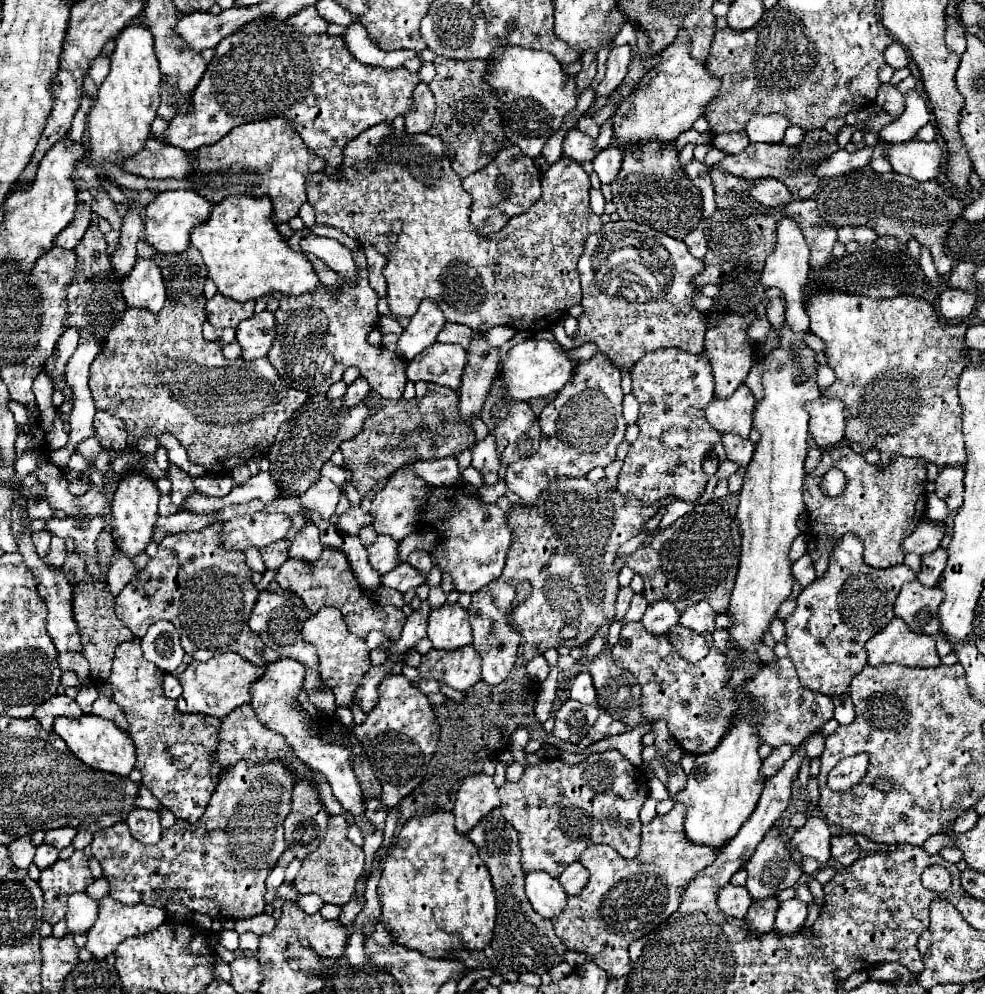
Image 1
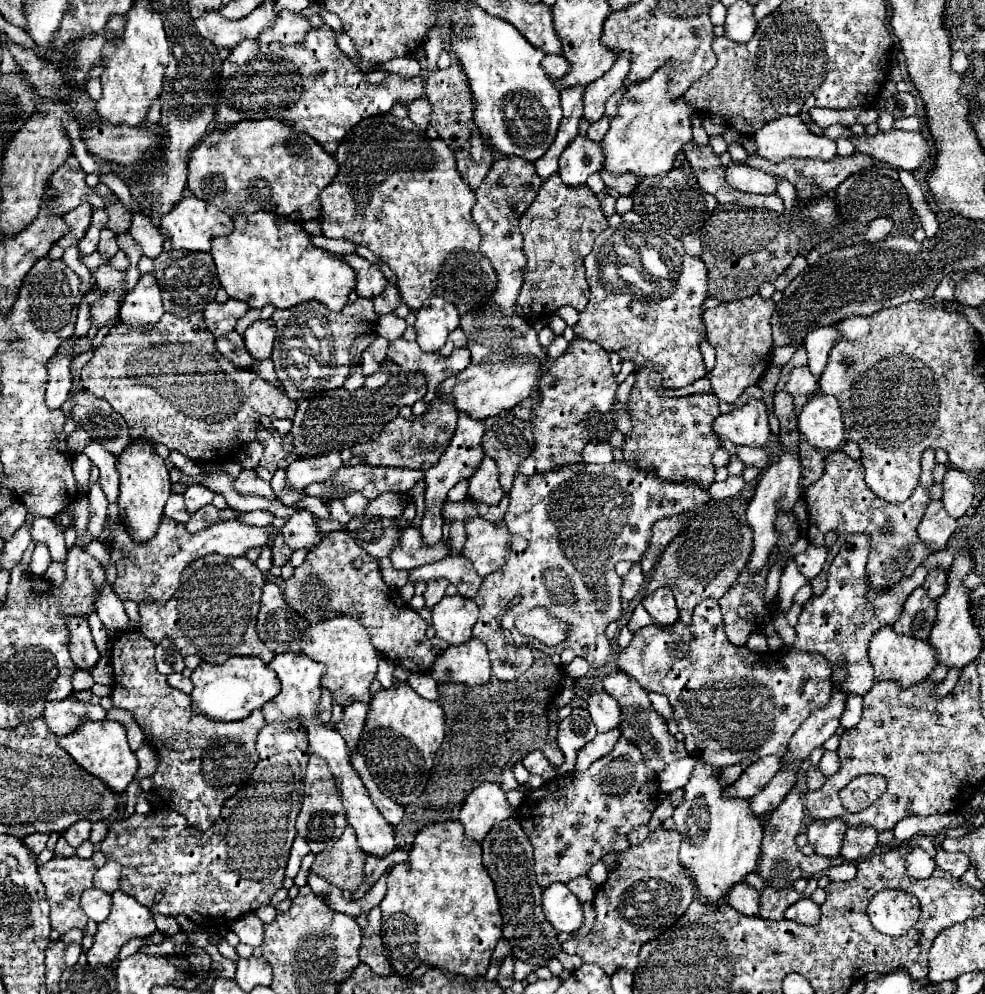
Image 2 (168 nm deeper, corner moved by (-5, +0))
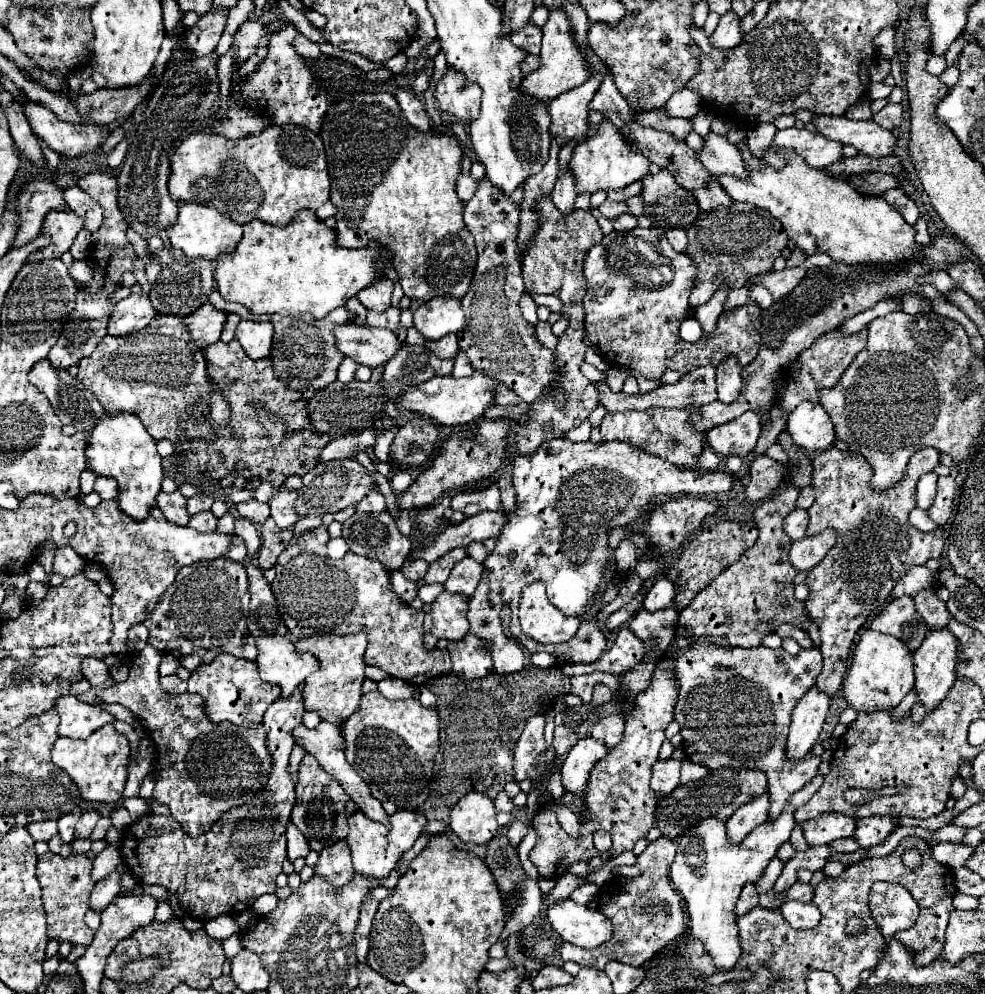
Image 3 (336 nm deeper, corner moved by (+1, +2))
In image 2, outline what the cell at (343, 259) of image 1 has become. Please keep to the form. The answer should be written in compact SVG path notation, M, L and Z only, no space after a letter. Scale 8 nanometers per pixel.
M338 254L346 264L352 266L352 270L356 272L356 294L362 298L376 298L384 286L384 274L378 270L376 264L368 262L366 258L358 256L358 254Z

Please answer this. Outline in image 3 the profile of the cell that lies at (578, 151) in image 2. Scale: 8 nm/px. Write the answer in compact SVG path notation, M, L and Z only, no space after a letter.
M564 170L560 174L560 178L556 180L556 186L550 194L554 206L562 212L562 214L570 214L570 210L574 210L574 200L576 200L576 190L574 190L574 178L570 176L570 170Z

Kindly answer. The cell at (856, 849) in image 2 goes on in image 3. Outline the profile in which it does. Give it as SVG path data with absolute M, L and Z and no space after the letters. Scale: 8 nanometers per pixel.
M862 818L856 826L856 840L862 848L882 844L898 828L898 818Z

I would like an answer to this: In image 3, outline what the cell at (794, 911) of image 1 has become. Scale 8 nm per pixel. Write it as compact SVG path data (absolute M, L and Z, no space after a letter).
M784 902L782 904L782 914L786 918L786 922L796 928L796 930L806 930L806 928L814 928L820 922L820 910L814 902Z

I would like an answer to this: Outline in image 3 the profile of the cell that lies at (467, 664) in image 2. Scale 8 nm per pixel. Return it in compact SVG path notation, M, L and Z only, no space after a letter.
M466 634L466 638L458 642L448 642L448 652L452 658L452 672L458 678L486 678L494 670L490 652L476 634Z

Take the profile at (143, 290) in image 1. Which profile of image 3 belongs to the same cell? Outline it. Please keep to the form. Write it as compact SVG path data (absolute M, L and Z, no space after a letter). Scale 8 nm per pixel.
M132 294L114 306L114 312L108 322L108 334L126 336L126 334L138 332L146 328L154 316L156 316L156 310L150 298L146 298L144 294Z

